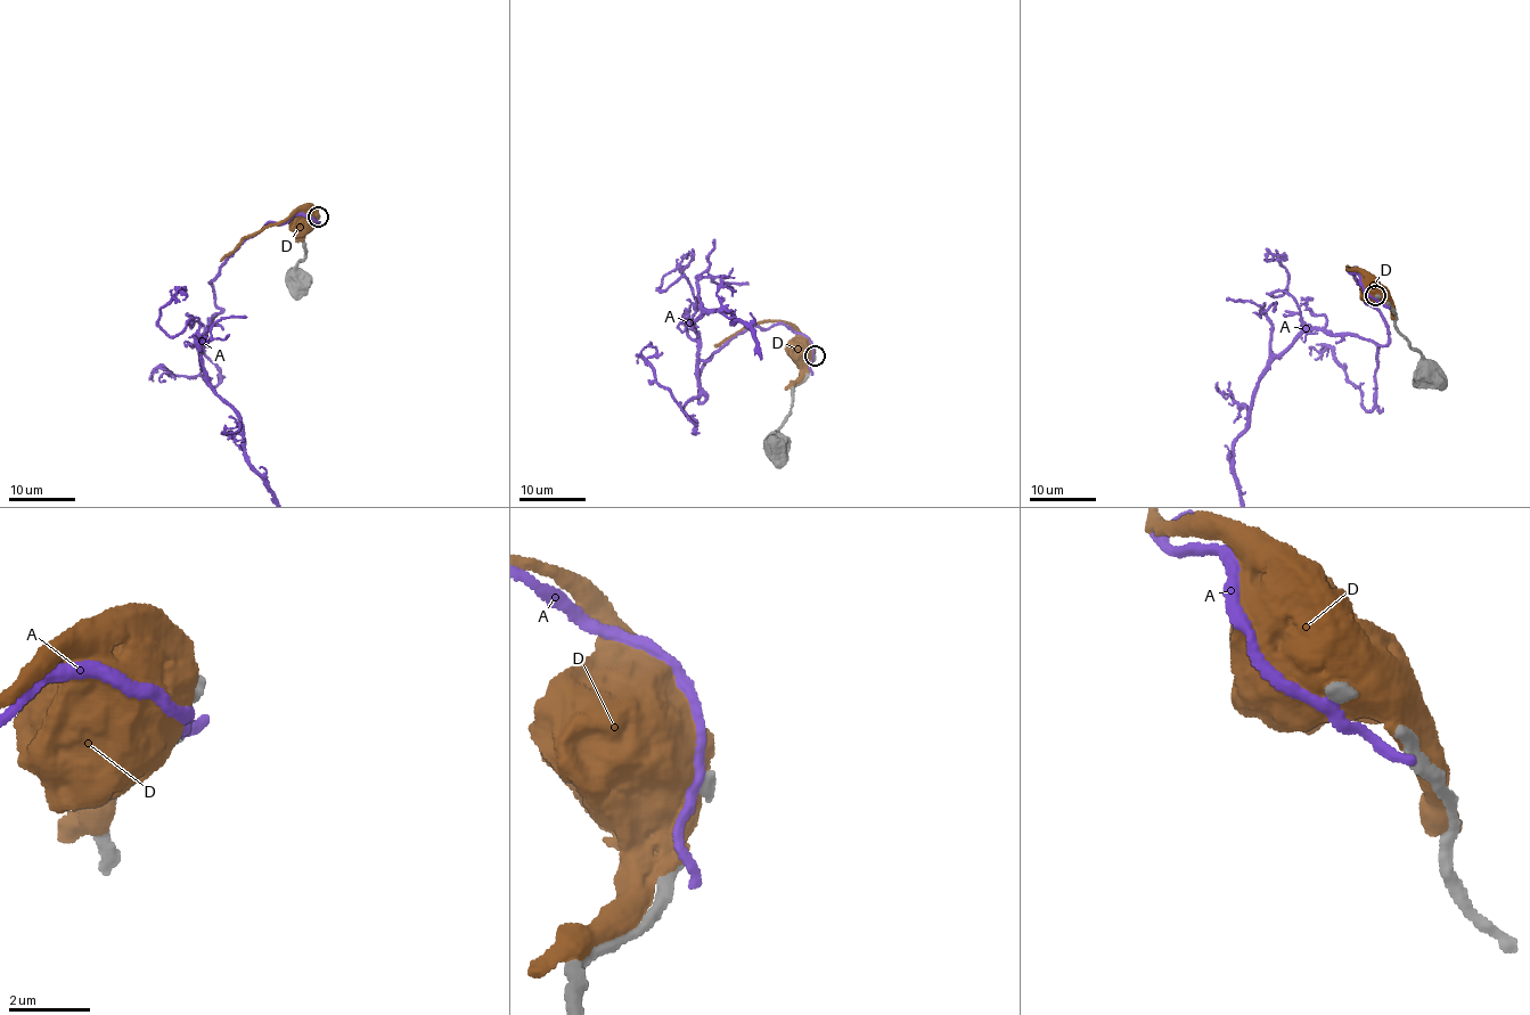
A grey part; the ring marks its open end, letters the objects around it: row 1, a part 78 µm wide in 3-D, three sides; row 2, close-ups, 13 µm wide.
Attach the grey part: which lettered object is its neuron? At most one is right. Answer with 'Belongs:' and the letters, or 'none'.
Belongs: none

